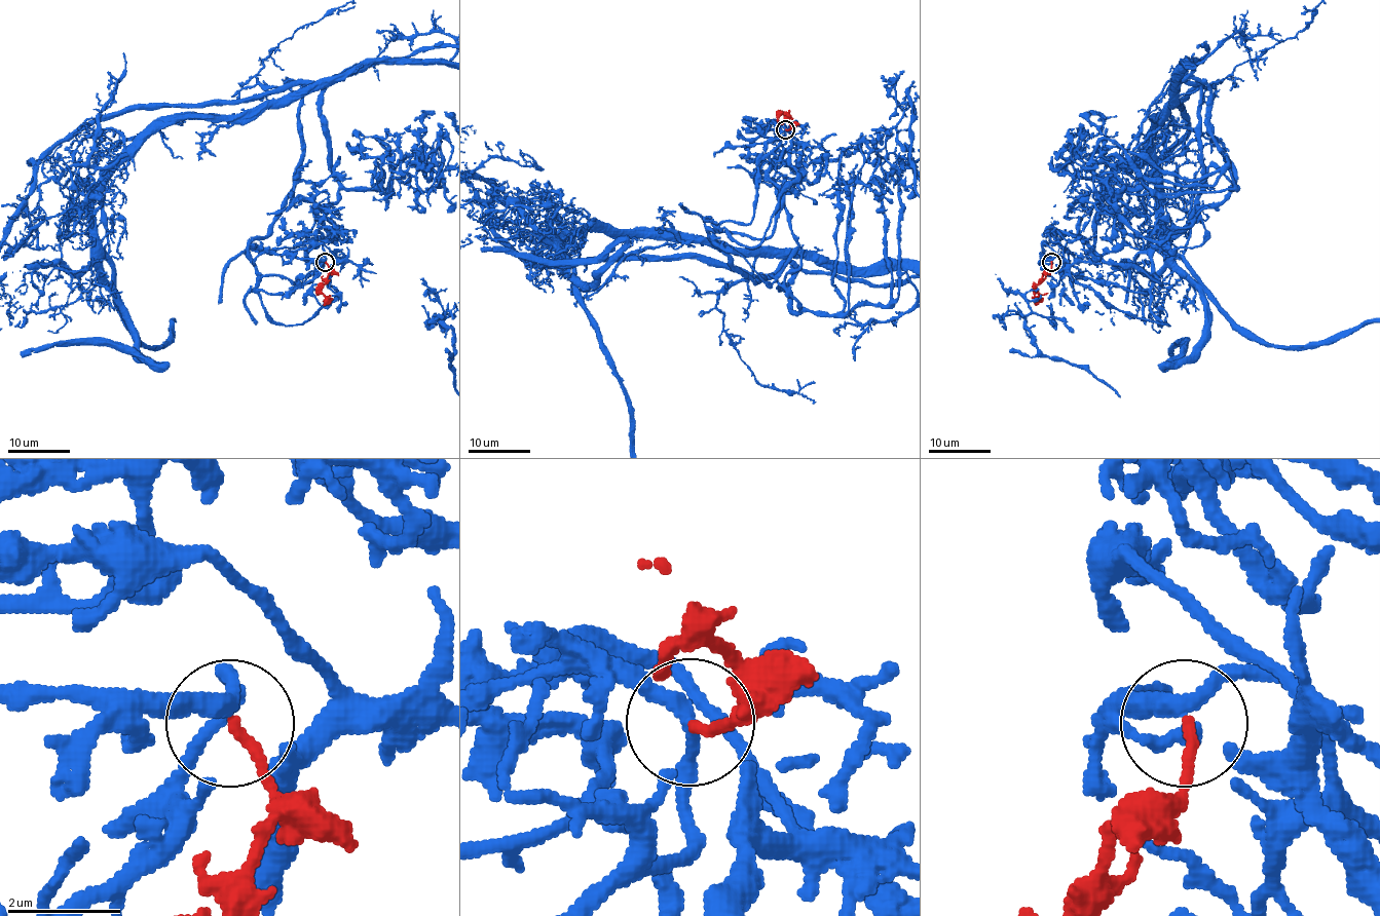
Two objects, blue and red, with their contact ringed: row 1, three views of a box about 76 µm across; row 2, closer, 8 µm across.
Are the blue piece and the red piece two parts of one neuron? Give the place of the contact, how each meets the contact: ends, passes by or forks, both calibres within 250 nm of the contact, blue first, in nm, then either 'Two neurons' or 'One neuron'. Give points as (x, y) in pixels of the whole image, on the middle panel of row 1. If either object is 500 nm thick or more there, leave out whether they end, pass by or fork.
Place: (785, 129). At the ring blue passes by. At the ring red ends. Thickness 280 nm (blue) against 190 nm. Two neurons

